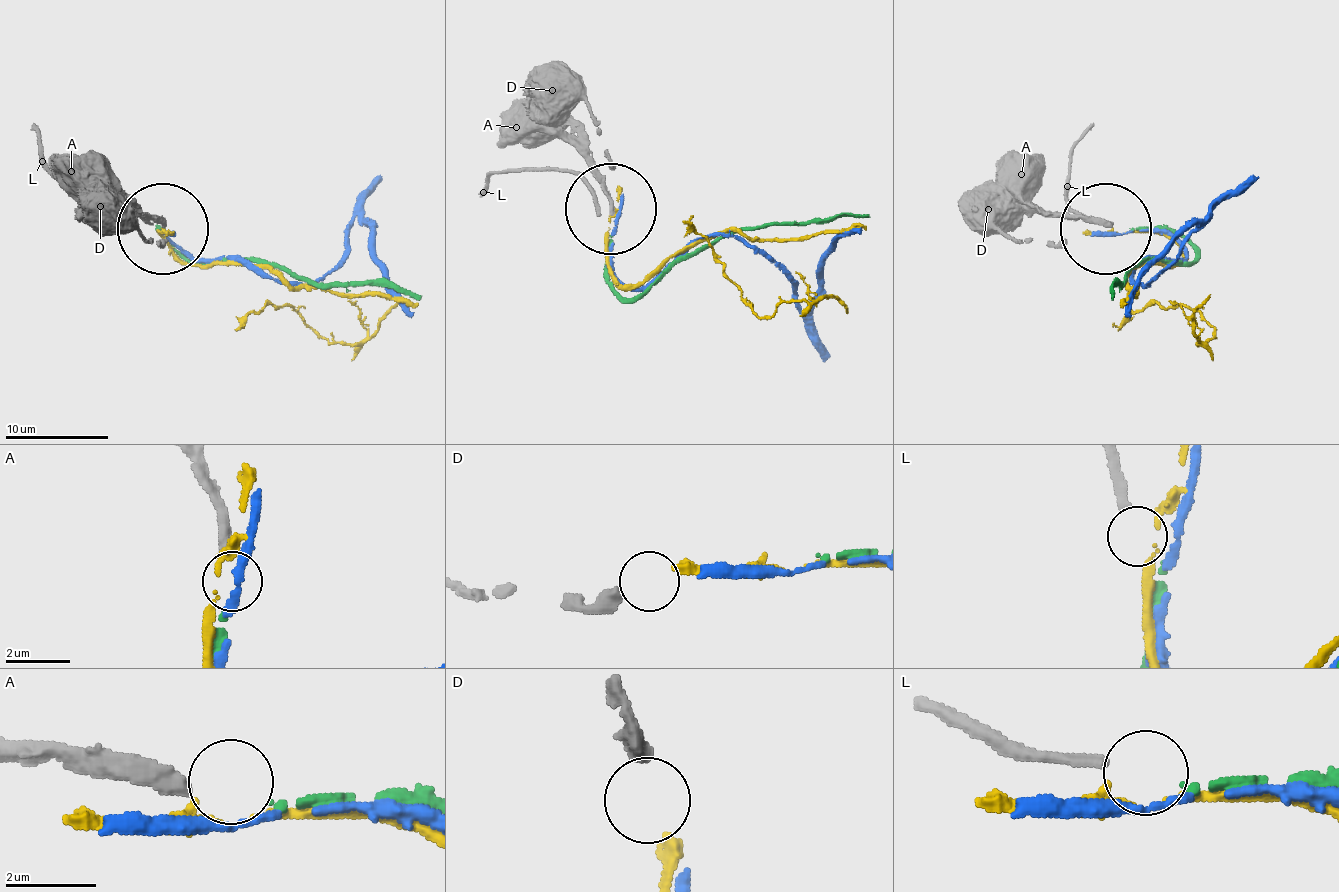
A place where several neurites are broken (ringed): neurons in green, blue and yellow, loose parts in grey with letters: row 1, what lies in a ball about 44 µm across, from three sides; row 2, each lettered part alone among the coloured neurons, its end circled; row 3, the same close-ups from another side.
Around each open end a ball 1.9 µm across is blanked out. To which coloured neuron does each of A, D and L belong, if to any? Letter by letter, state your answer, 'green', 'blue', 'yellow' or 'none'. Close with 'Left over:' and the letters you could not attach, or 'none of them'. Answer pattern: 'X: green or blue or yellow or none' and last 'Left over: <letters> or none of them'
A: green
D: yellow
L: none
Left over: L

